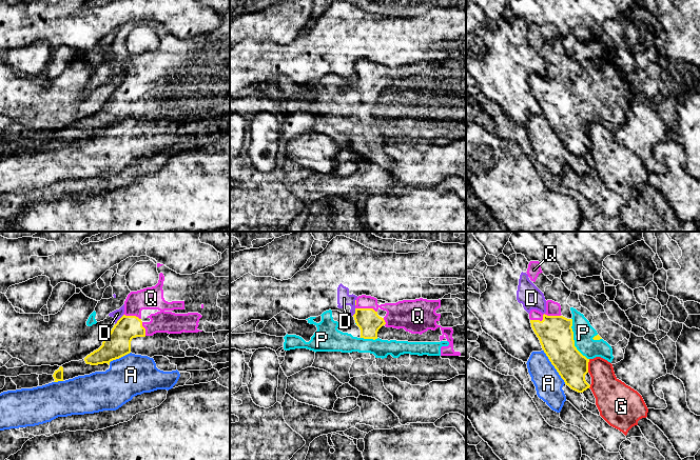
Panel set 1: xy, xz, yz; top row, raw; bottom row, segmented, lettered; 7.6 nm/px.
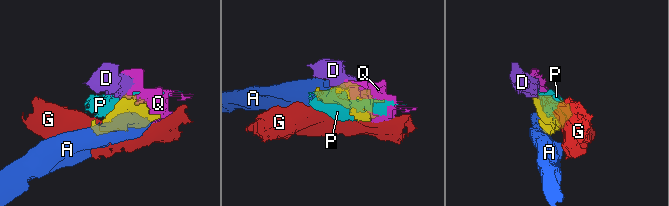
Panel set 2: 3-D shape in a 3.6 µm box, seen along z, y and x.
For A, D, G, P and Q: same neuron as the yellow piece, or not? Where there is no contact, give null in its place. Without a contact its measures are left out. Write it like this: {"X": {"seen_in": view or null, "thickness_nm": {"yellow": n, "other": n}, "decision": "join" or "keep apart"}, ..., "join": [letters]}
{"A": {"seen_in": "yz", "thickness_nm": {"yellow": 260, "other": 220}, "decision": "keep apart"}, "D": {"seen_in": "xy", "thickness_nm": {"yellow": 200, "other": 70}, "decision": "keep apart"}, "G": {"seen_in": "yz", "thickness_nm": {"yellow": 240, "other": 240}, "decision": "keep apart"}, "P": {"seen_in": "yz", "thickness_nm": {"yellow": 260, "other": 160}, "decision": "join"}, "Q": {"seen_in": "yz", "thickness_nm": {"yellow": 260, "other": 80}, "decision": "join"}, "join": ["P", "Q"]}

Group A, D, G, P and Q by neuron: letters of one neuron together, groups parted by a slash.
A / D / G / P Q

